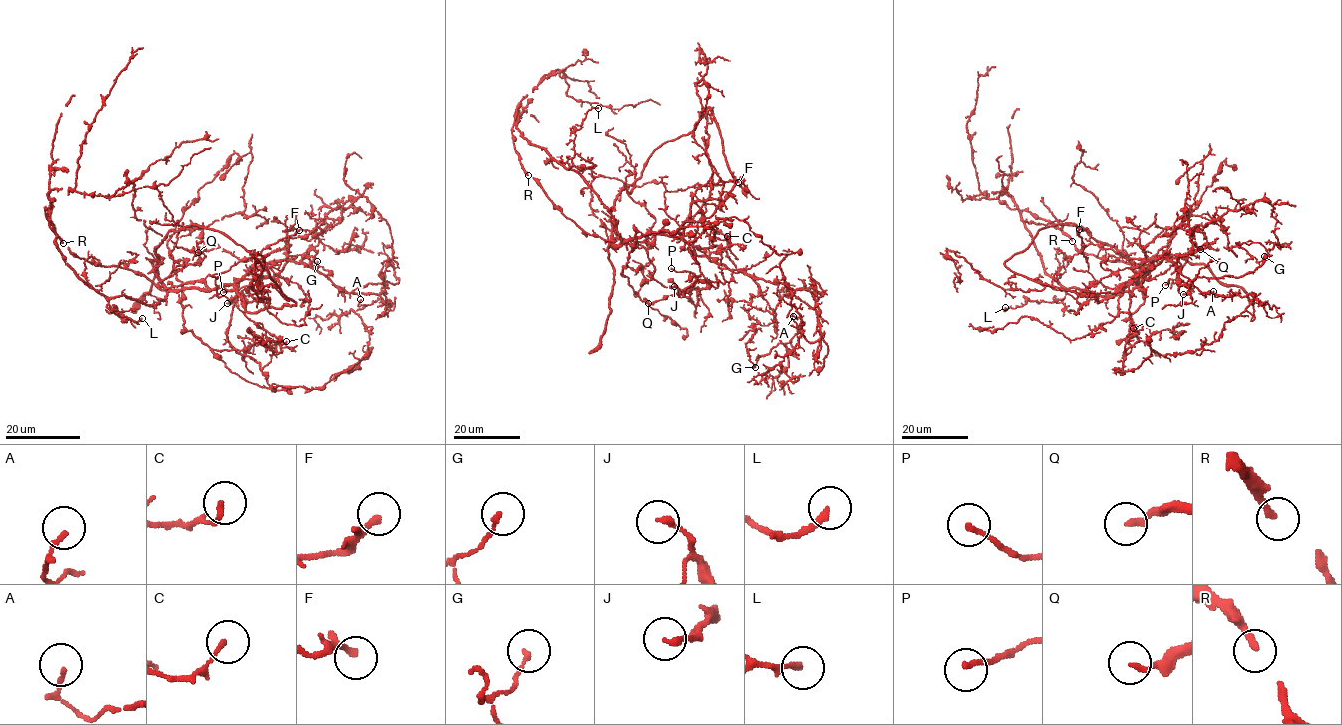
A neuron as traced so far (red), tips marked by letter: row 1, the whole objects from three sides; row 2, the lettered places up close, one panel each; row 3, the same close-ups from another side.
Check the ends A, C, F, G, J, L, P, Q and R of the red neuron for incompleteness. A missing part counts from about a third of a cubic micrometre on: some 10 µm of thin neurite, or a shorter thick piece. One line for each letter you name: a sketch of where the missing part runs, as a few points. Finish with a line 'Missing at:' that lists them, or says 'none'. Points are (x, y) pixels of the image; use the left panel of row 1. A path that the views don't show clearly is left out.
Missing at: none

